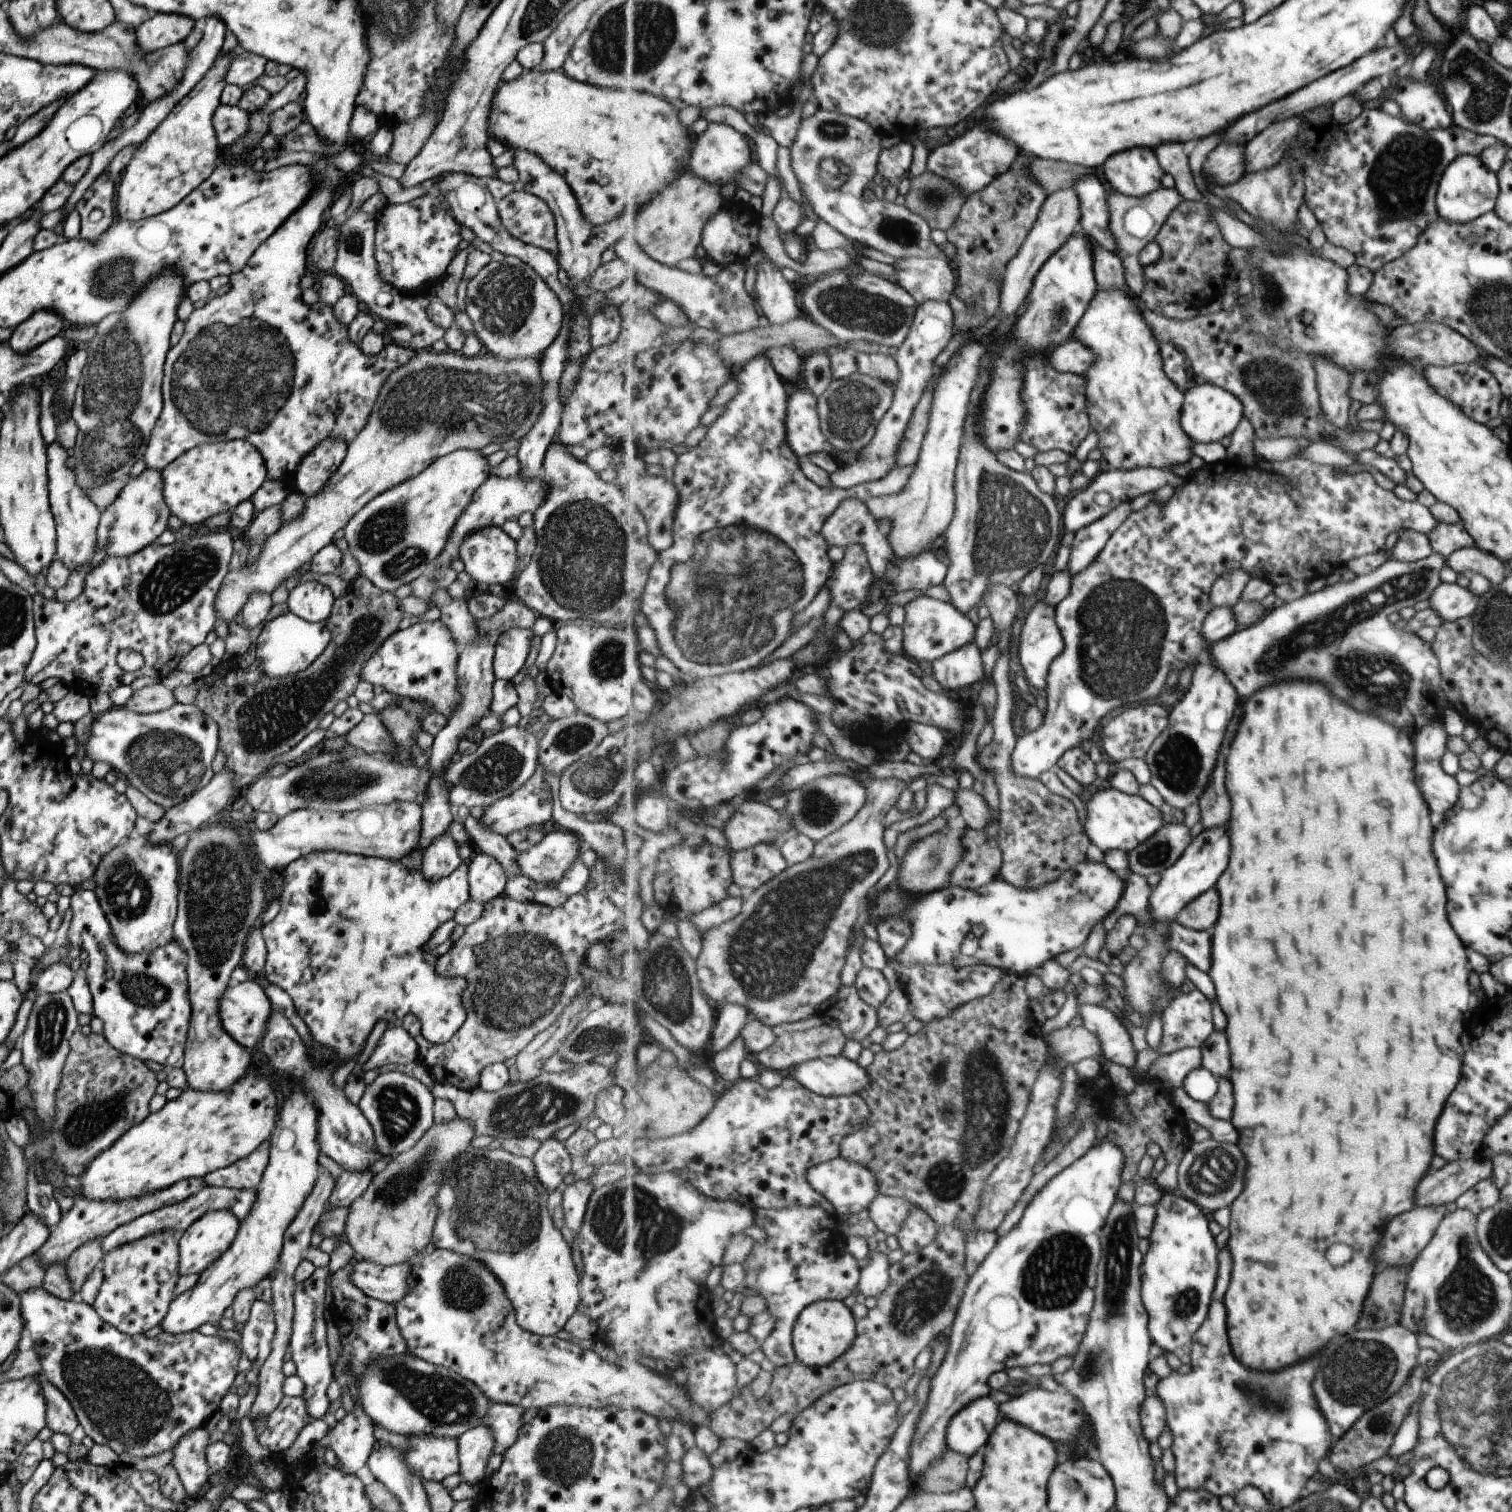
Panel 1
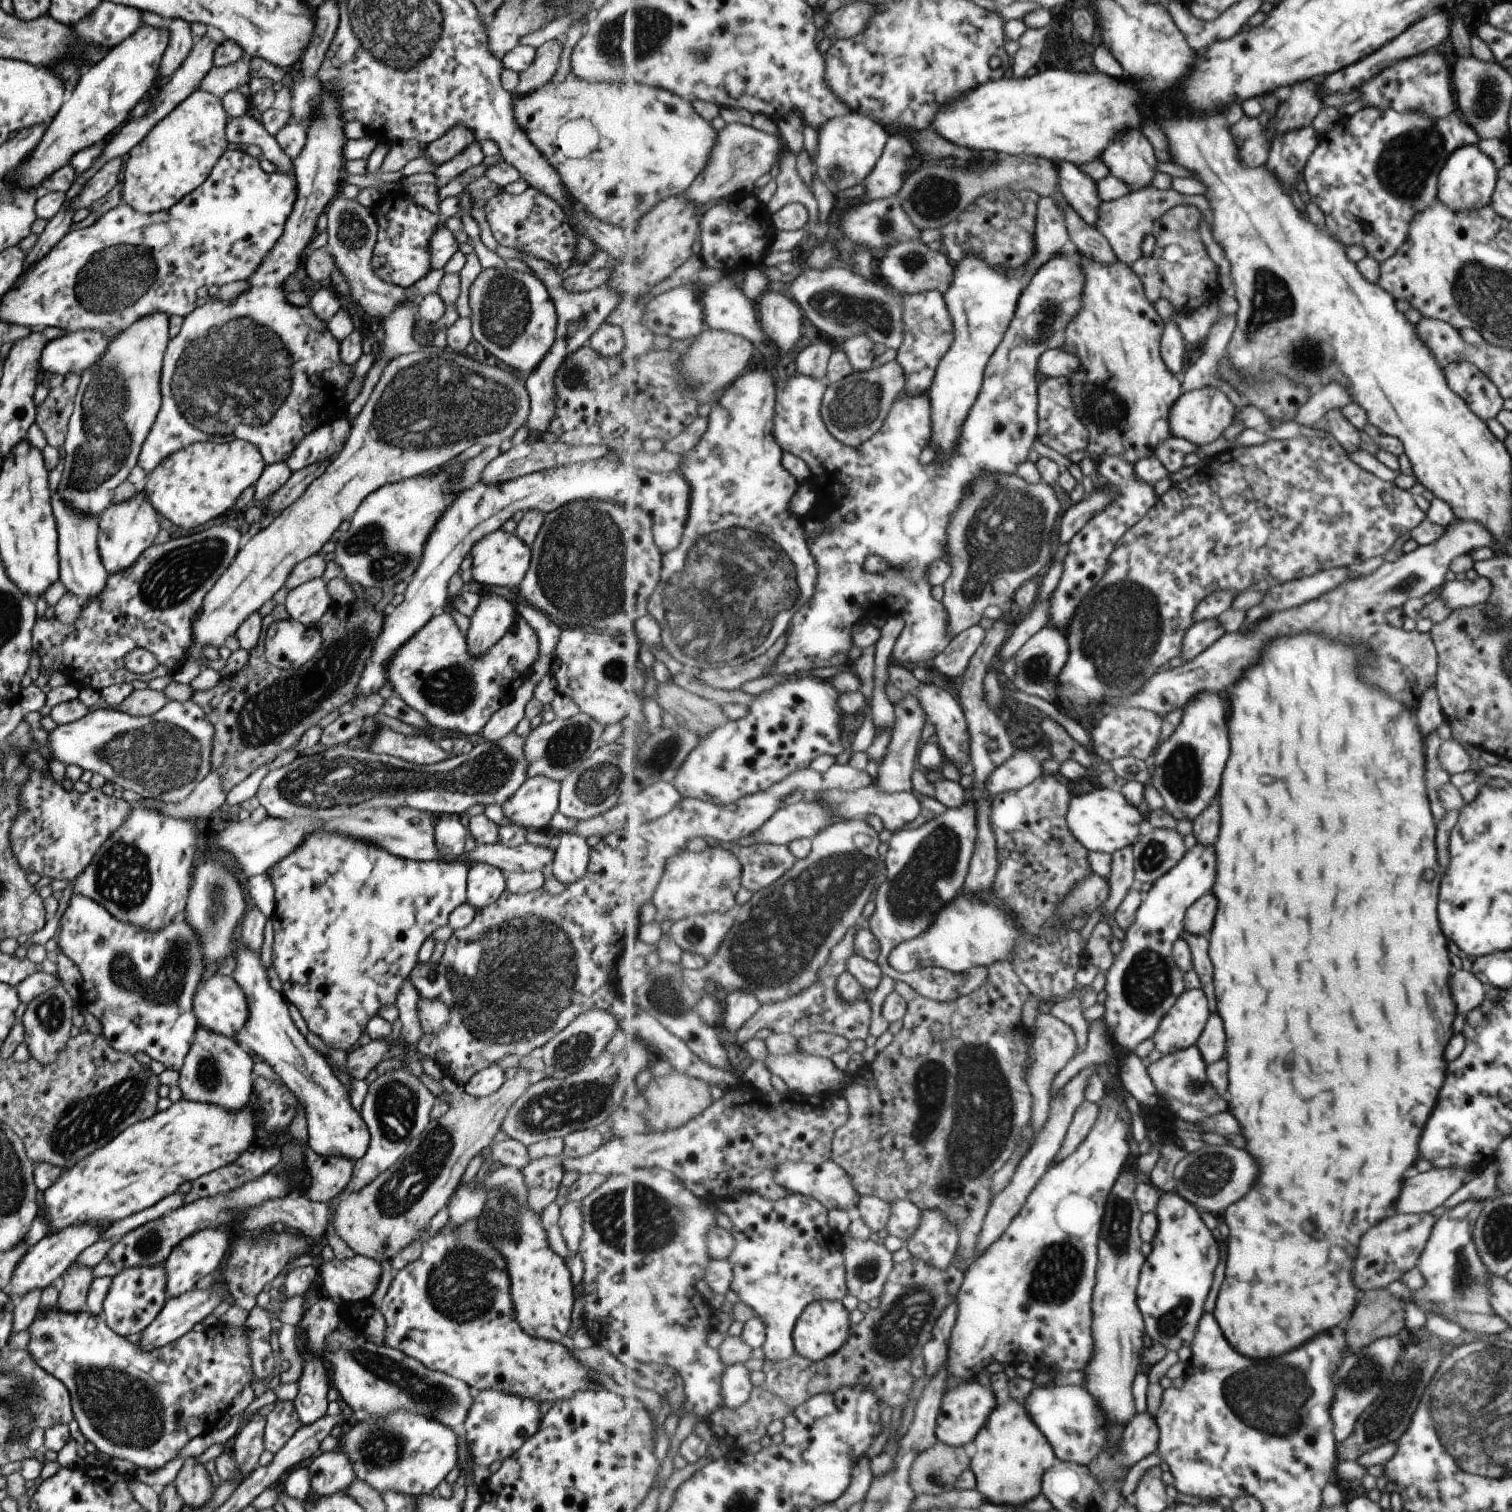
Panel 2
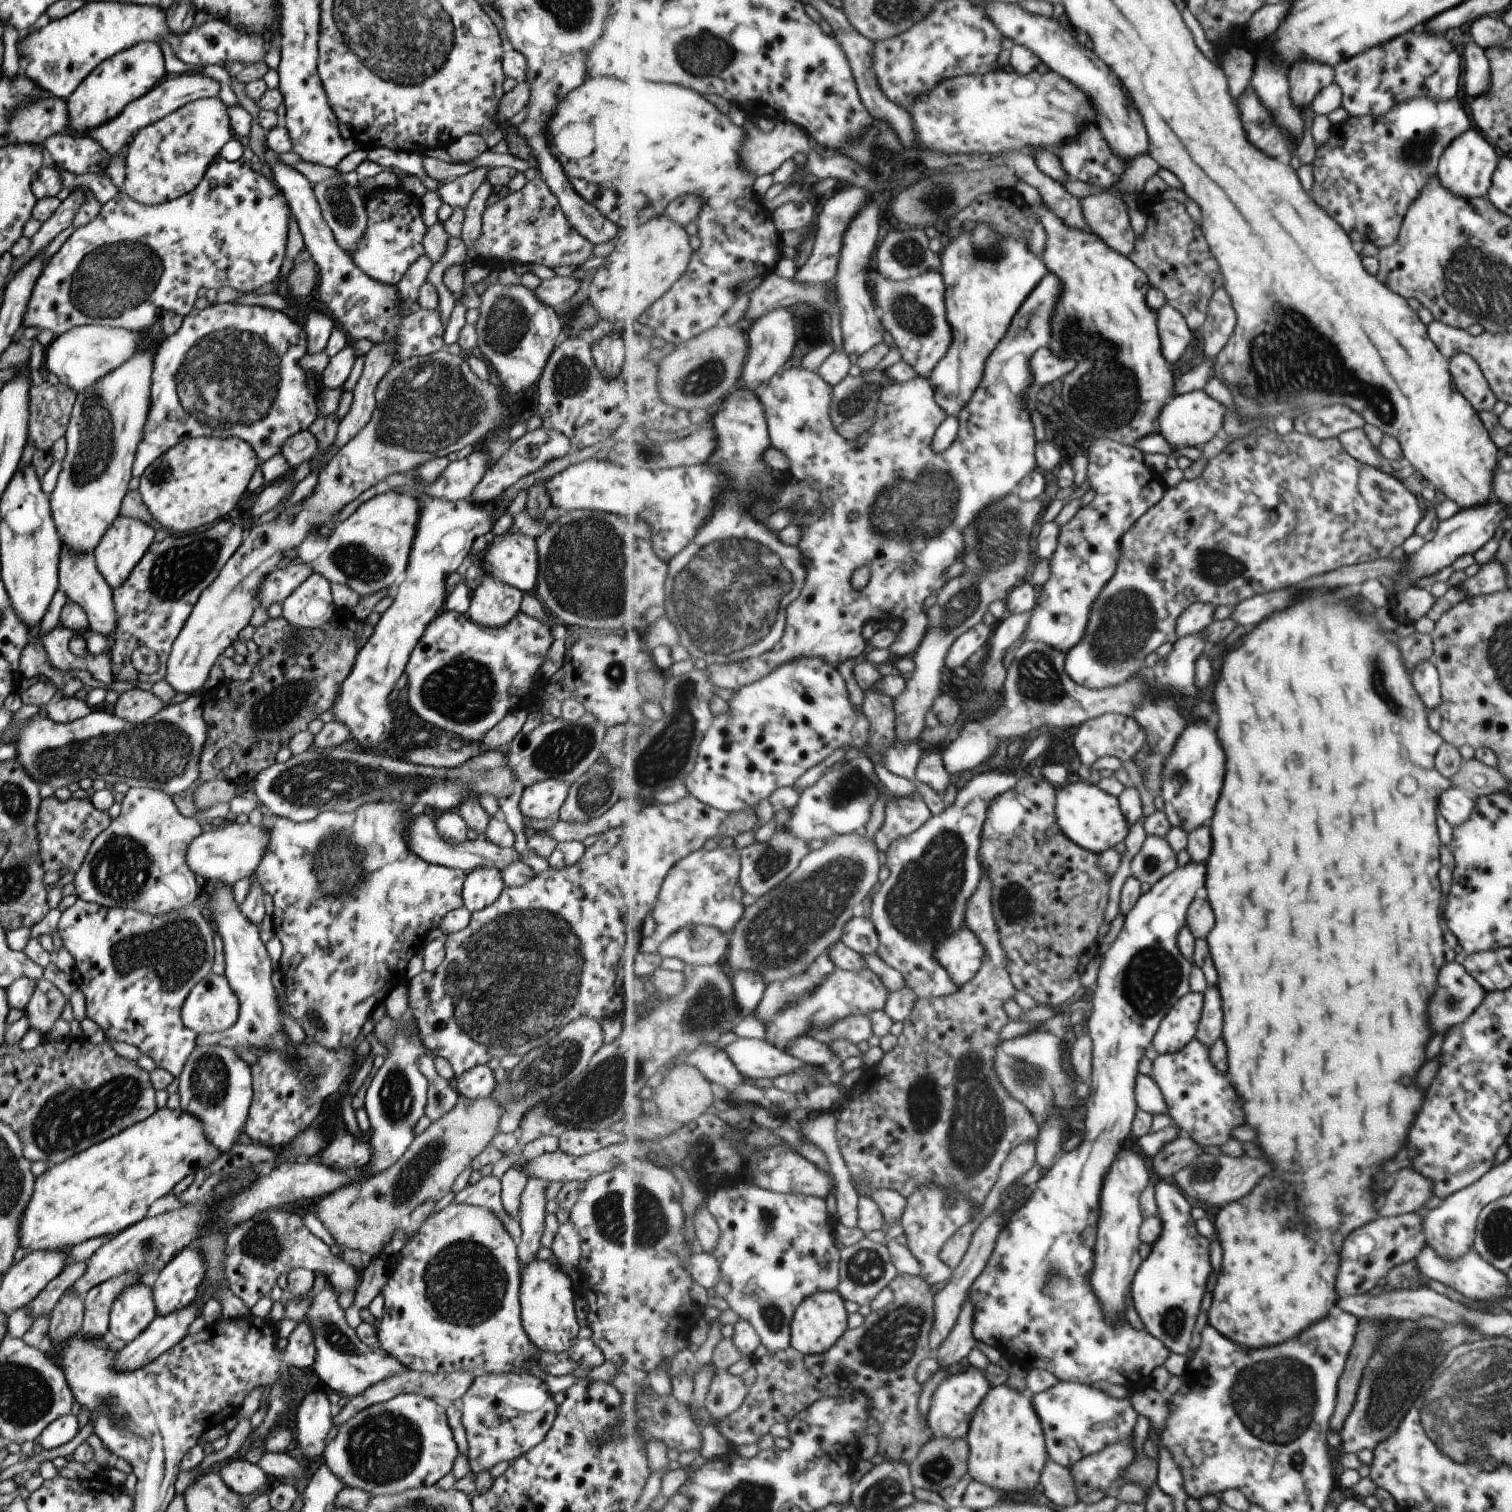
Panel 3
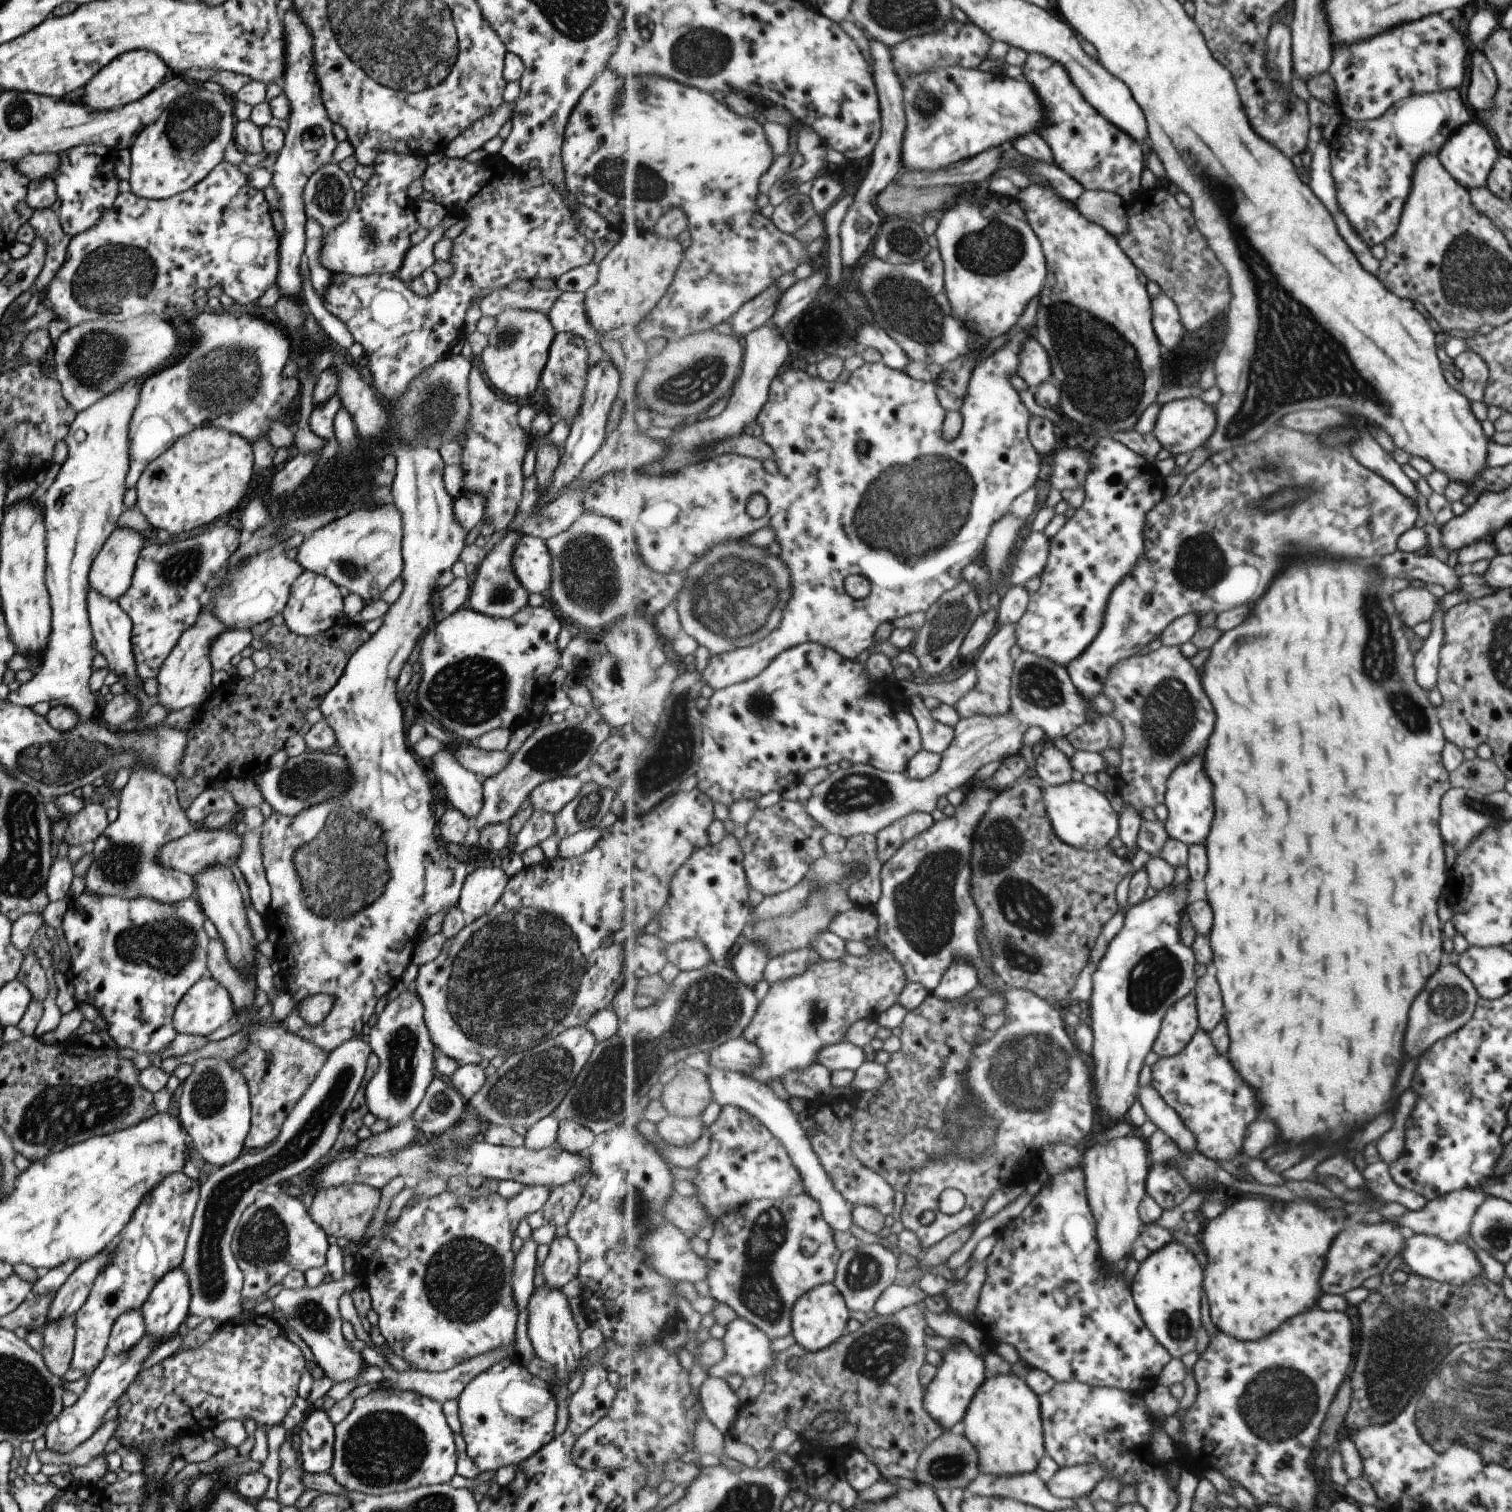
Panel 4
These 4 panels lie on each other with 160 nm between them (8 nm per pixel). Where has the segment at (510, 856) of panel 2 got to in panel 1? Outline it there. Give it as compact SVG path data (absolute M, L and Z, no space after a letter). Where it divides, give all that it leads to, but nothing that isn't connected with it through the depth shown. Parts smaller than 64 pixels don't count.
M569 831L547 832L535 846L518 853L518 869L533 882L556 883L582 851L584 844L578 840Z

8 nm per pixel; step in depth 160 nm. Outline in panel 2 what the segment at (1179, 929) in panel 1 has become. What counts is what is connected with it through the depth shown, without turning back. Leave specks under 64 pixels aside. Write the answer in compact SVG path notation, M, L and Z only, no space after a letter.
M1185 931L1182 936L1191 947L1193 968L1197 971L1203 983L1203 990L1208 995L1213 1012L1218 1010L1218 1000L1214 985L1214 964L1210 957L1210 939Z

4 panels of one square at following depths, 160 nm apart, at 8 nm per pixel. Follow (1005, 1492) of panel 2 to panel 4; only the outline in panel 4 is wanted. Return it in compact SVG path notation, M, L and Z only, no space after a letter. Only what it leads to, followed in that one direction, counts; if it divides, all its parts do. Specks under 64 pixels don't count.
M1013 1374L989 1375L963 1420L966 1437L980 1452L980 1471L998 1477L1035 1473L1046 1455L1040 1395Z

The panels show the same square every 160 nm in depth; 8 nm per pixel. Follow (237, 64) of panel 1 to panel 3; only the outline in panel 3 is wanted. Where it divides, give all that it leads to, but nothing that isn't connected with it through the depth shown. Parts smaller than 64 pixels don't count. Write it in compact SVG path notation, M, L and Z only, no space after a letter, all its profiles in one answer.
M188 72L181 73L180 75L167 75L144 96L125 106L115 118L107 120L104 124L99 124L97 128L93 128L89 132L83 132L80 137L93 138L109 156L115 155L118 150L121 150L123 146L131 141L135 133L142 130L145 126L157 122L163 116L174 112L185 104L189 104L189 102L203 98L217 97L218 91L219 84L213 78L209 78L207 75L204 76L203 73Z

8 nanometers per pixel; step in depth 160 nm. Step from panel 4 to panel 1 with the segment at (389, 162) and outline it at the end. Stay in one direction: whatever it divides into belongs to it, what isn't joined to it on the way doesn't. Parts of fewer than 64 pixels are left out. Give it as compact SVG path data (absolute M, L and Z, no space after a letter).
M431 191L406 203L385 204L375 216L375 221L373 254L379 276L401 293L421 292L434 285L443 276L449 261L458 253L460 224L449 211L439 208L439 199Z

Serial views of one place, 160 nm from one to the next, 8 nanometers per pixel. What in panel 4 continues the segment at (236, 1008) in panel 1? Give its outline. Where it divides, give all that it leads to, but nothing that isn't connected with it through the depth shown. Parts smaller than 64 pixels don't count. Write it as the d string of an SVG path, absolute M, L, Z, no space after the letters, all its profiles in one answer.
M205 974L181 997L172 1014L171 1024L177 1033L207 1036L219 1026L231 1022L235 1014L226 988L209 974Z

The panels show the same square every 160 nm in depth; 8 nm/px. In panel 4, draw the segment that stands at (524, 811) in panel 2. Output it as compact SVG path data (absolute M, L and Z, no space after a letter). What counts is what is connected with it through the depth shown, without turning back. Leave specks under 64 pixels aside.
M562 776L542 782L530 790L523 805L531 806L533 811L554 815L577 796L582 784L575 776Z

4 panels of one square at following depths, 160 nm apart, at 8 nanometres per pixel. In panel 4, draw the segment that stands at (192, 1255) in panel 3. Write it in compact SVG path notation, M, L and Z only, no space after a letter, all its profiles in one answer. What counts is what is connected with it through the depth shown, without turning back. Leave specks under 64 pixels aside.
M179 1267L167 1273L153 1285L140 1306L147 1333L157 1342L163 1342L182 1331L188 1312L190 1292L186 1274Z

